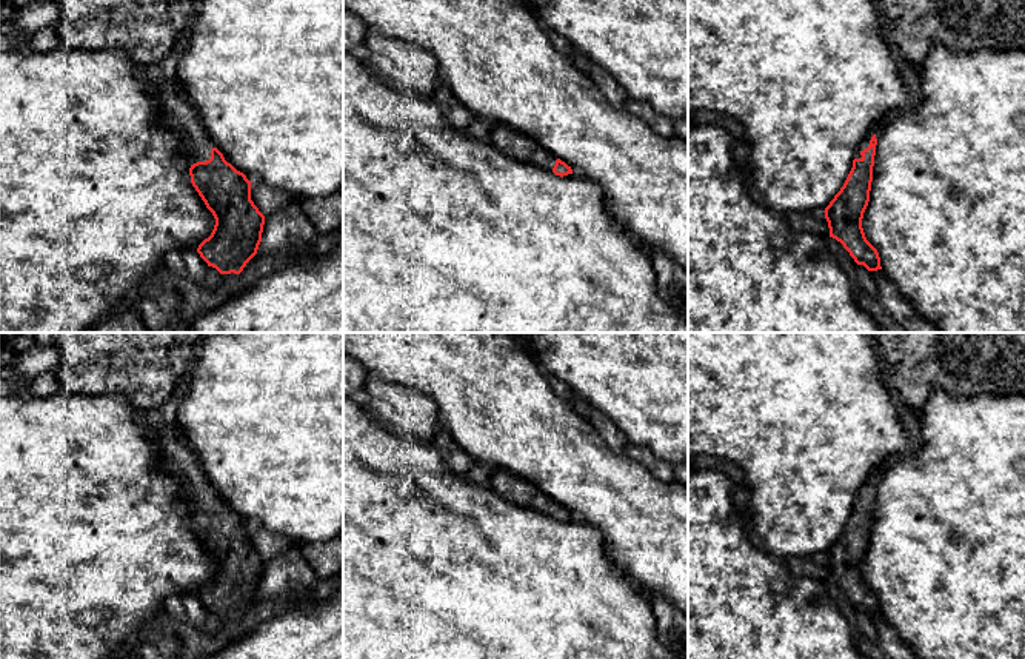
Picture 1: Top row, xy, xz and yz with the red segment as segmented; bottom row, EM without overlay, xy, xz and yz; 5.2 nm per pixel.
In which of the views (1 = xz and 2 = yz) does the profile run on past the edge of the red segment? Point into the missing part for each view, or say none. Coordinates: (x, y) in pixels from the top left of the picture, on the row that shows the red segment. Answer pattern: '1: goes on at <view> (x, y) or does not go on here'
1: goes on at xz (505, 139)
2: goes on at yz (865, 143)

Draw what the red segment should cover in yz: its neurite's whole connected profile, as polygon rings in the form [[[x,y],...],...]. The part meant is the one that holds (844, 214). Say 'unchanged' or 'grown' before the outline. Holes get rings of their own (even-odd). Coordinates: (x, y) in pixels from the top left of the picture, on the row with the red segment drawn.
grown; [[[876,134],[862,142],[843,186],[823,211],[830,237],[840,242],[854,262],[868,271],[882,269],[879,253],[866,240],[862,228],[870,202],[876,145]]]

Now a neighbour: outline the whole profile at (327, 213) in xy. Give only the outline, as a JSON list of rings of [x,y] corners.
[[[343,189],[323,197],[303,199],[300,206],[319,234],[334,234],[343,223]]]

